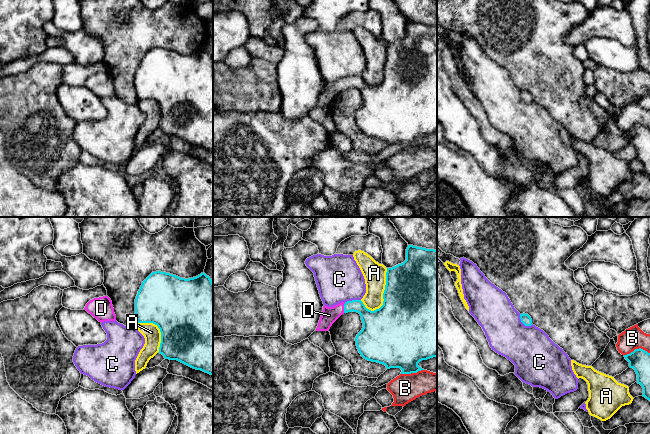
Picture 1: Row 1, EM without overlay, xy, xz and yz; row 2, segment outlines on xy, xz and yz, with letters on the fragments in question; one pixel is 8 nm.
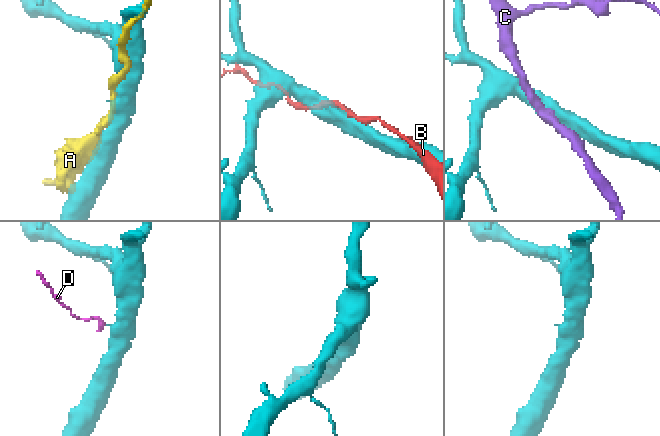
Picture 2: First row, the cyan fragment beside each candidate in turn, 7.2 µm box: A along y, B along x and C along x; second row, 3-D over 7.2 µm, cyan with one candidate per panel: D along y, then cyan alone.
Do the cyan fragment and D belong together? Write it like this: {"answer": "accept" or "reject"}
{"answer": "accept"}

